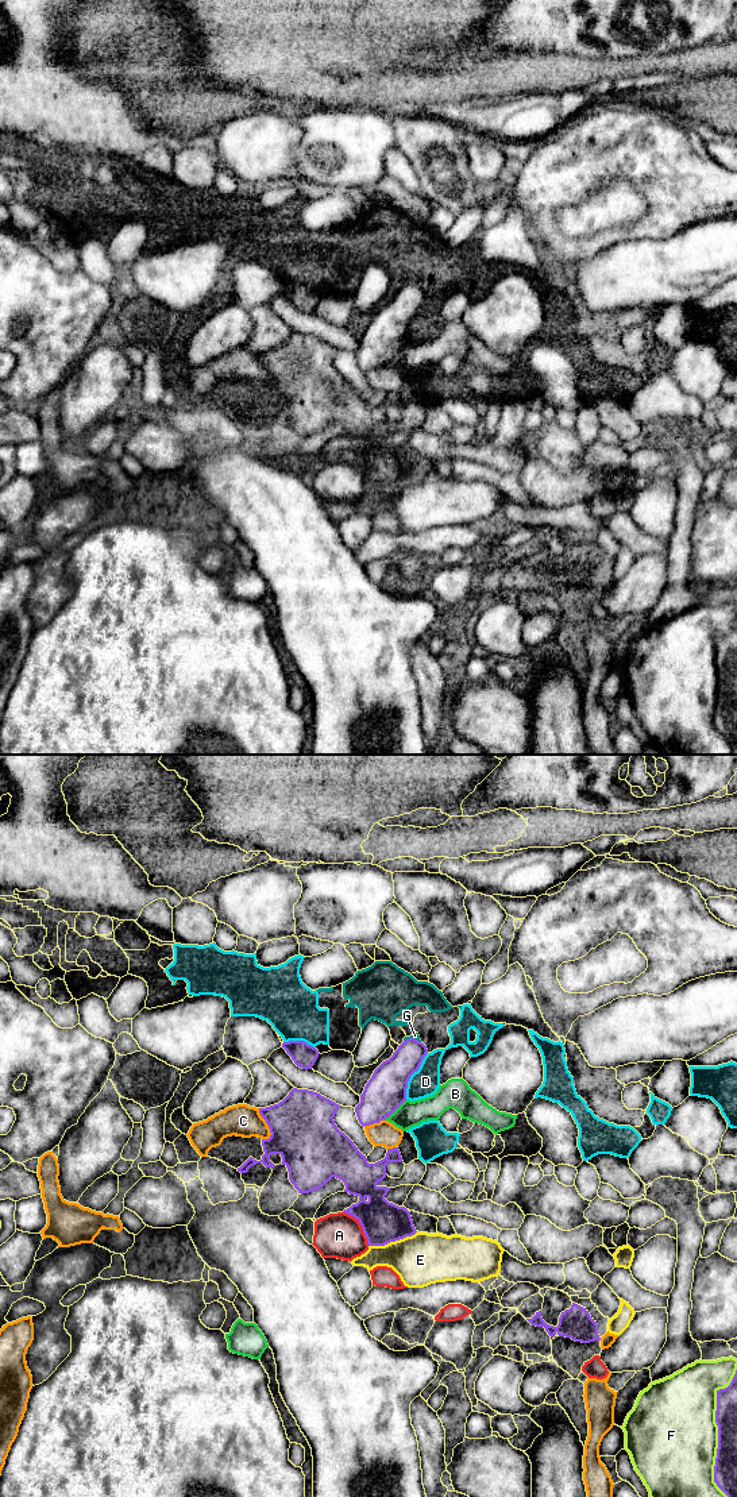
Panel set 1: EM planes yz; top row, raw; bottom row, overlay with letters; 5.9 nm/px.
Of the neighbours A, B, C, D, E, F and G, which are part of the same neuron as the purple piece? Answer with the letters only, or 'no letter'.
no letter

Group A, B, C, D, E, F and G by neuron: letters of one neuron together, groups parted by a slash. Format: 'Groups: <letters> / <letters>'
Groups: A / B / C / D G / E / F

